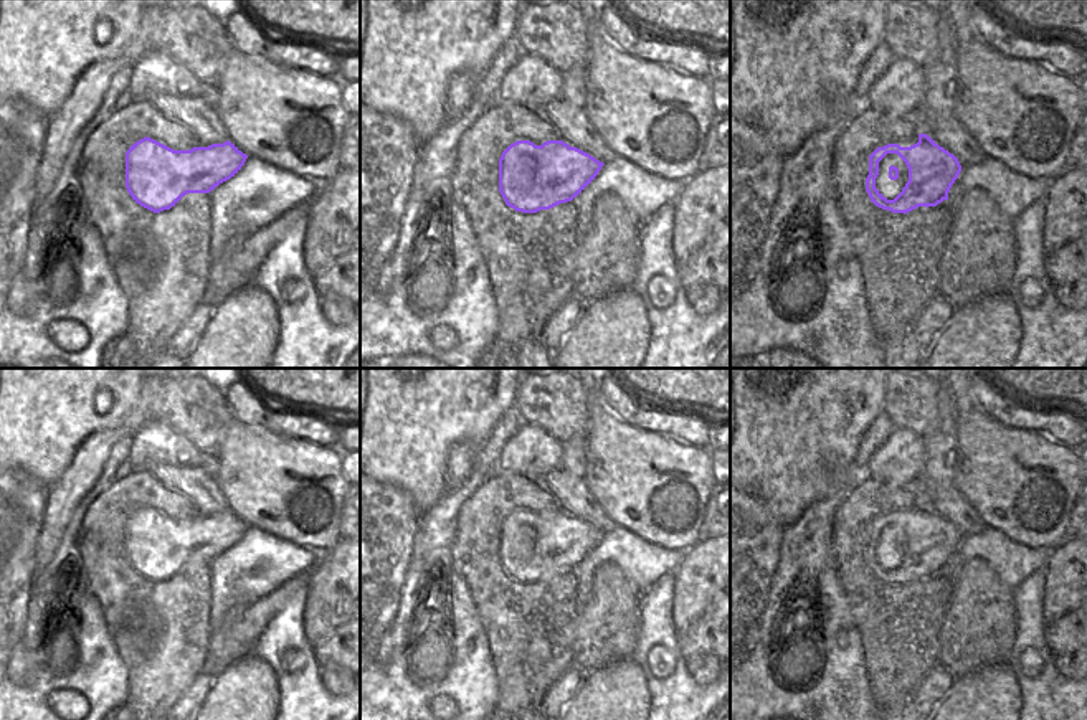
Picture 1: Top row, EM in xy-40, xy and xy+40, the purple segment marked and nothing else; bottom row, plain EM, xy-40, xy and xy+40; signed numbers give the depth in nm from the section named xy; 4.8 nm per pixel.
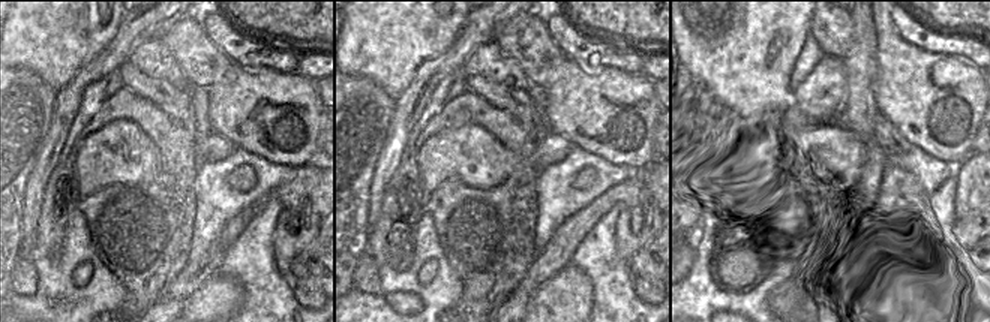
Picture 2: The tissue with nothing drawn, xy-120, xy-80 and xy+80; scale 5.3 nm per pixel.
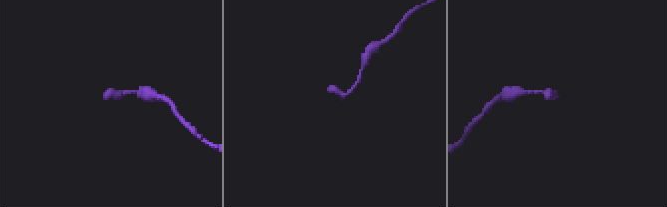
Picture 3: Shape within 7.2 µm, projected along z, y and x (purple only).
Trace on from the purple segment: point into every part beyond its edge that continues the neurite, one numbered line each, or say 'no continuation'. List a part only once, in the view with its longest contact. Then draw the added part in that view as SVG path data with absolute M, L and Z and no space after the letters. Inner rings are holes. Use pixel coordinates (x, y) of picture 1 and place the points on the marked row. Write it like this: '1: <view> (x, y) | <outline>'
1: xy+40 (889, 189) | M887 154L879 162L876 188L887 200L894 200L909 182L909 168L897 154Z

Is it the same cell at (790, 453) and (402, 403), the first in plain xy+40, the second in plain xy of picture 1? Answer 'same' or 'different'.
same

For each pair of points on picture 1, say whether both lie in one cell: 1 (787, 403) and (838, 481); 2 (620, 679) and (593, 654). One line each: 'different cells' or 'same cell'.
1: same cell
2: different cells

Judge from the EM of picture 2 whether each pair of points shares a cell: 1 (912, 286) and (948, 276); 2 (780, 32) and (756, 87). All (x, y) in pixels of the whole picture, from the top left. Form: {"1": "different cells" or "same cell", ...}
{"1": "different cells", "2": "same cell"}

